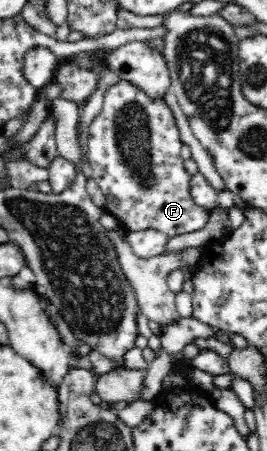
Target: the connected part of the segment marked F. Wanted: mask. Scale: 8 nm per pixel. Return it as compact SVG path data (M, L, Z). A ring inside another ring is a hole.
M120 80L104 93L101 112L88 127L88 159L93 179L106 198L105 210L128 233L154 228L168 236L197 232L207 226L211 211L194 203L190 196L191 176L184 169L180 130L164 98L152 99L130 82Z

